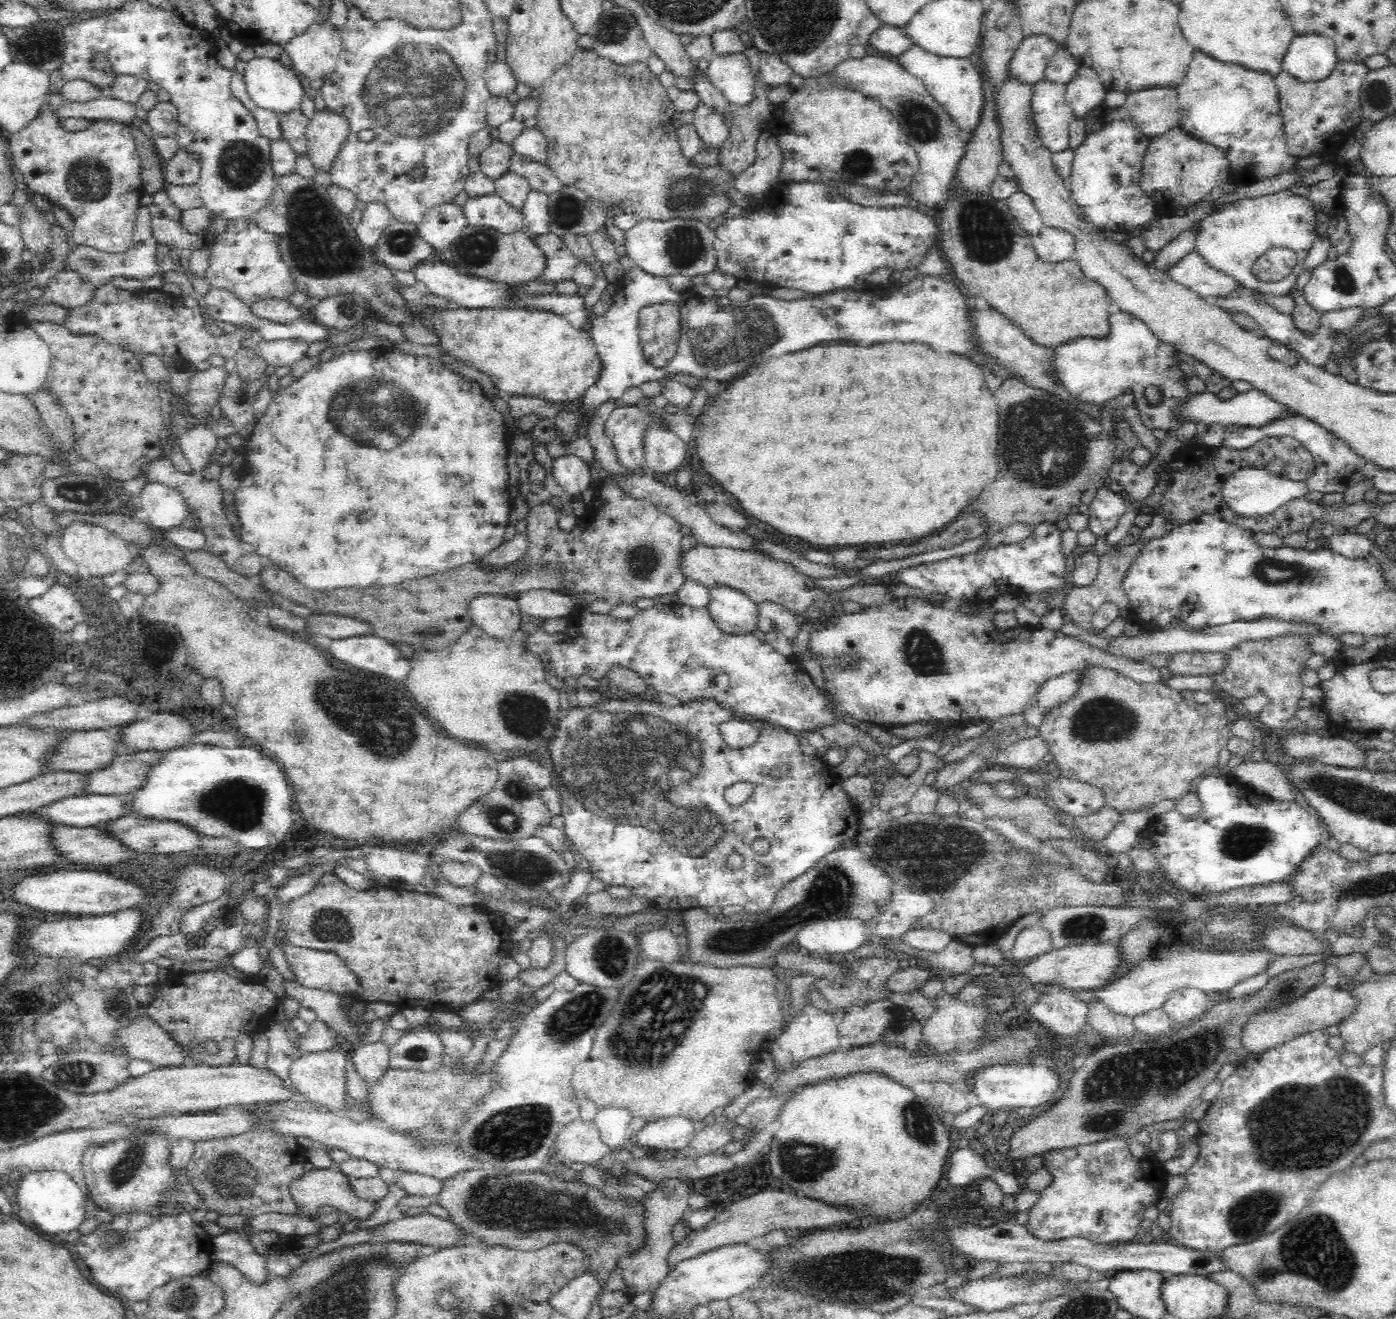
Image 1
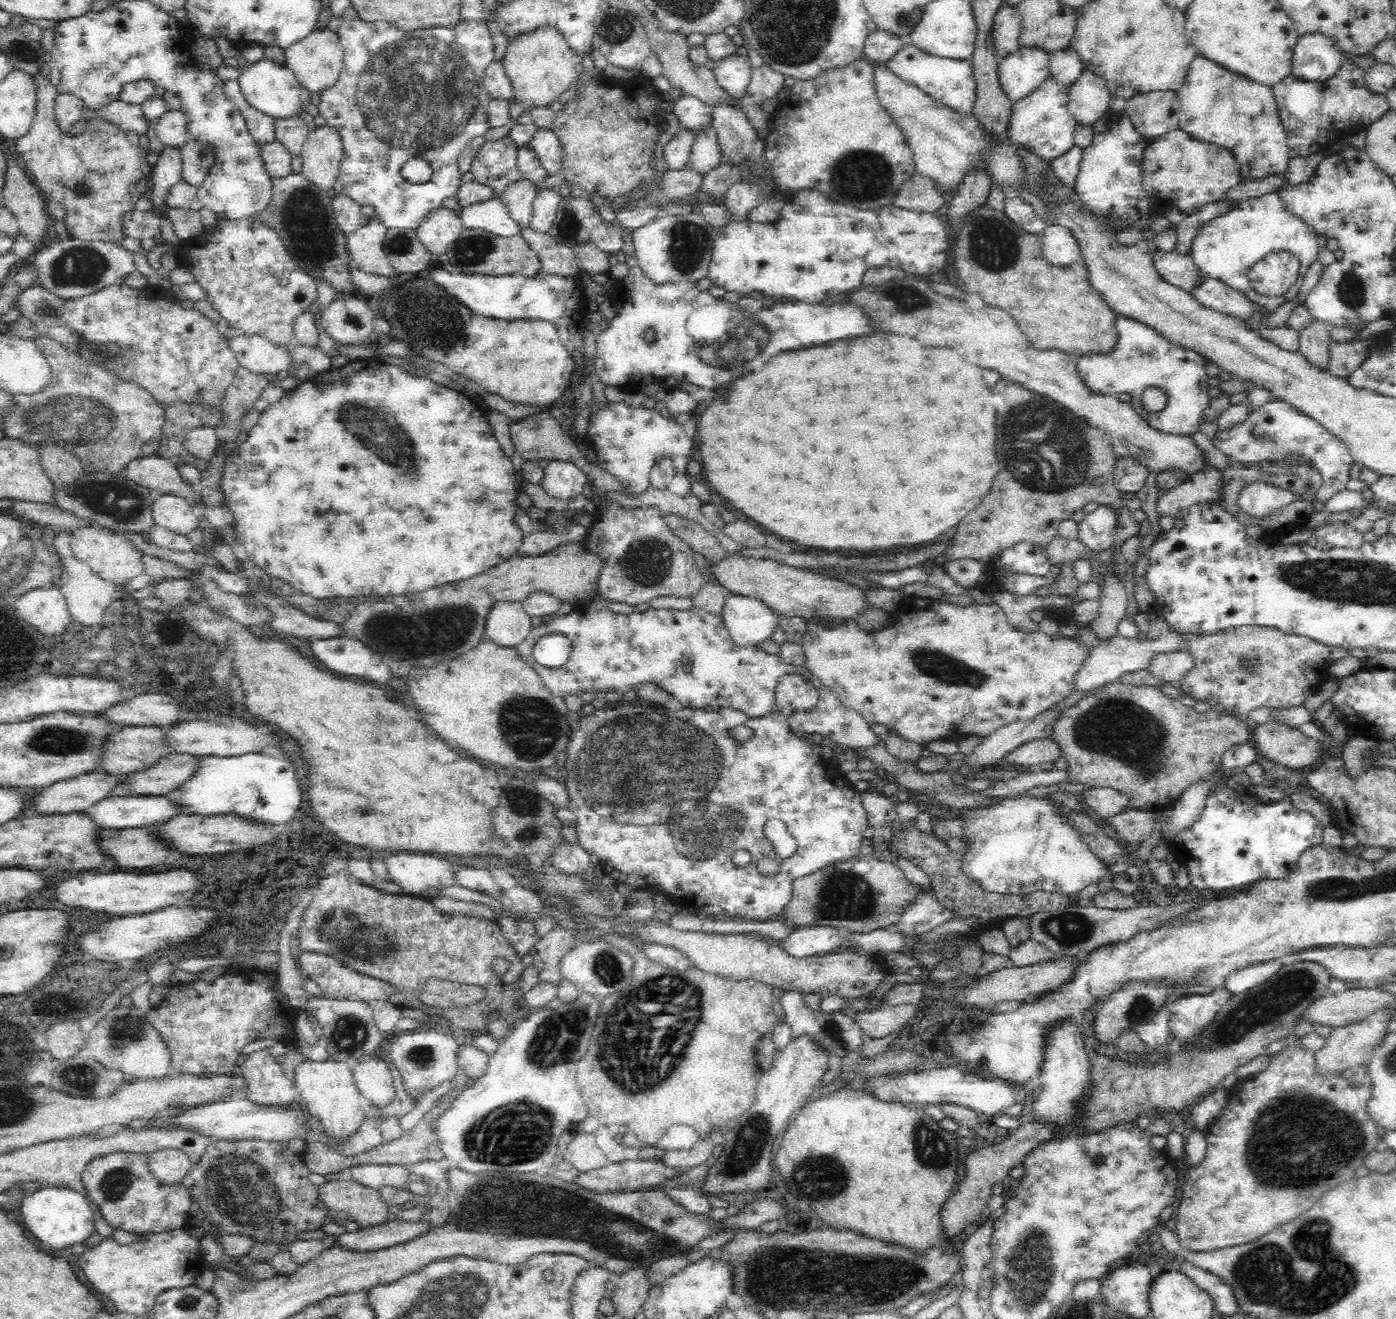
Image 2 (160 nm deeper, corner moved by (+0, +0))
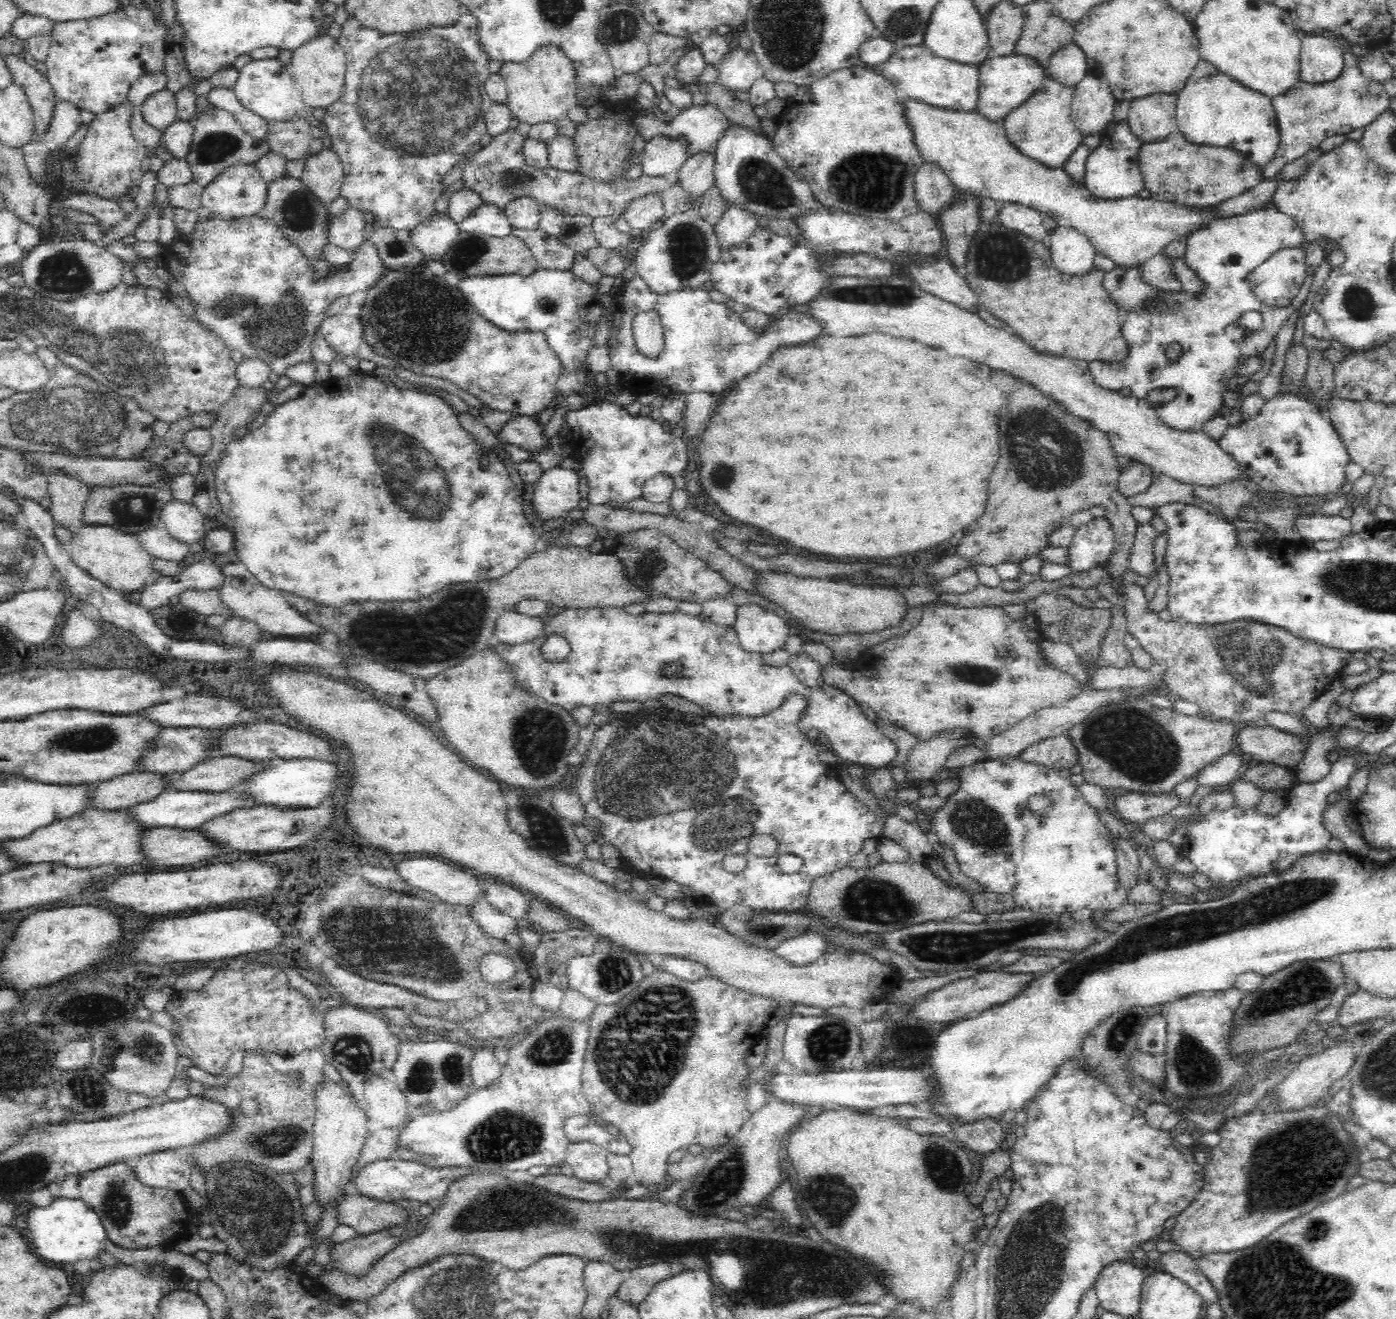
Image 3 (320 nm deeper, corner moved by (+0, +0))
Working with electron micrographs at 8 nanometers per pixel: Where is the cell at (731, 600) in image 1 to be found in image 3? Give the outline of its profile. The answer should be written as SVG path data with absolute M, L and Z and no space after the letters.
M746 604L736 607L732 628L746 652L769 653L784 647L790 636L786 620L774 612Z

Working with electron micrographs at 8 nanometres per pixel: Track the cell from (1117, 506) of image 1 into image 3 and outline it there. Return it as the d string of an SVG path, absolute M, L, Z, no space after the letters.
M1092 517L1080 525L1068 546L1069 562L1073 574L1106 564L1114 544L1114 531L1106 518Z

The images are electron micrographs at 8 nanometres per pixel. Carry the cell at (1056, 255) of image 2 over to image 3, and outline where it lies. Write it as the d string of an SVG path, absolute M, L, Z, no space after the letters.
M1057 226L1052 229L1048 248L1051 261L1060 272L1082 275L1094 268L1095 247L1075 228Z

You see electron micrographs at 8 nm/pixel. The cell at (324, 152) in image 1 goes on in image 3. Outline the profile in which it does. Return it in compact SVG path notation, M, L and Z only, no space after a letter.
M323 146L316 154L308 154L304 158L304 164L301 181L329 208L339 196L345 176L340 155L334 147Z

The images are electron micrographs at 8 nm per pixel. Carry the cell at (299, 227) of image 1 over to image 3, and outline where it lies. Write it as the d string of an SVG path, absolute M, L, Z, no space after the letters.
M284 175L282 178L269 182L266 206L258 212L260 218L271 221L284 234L288 242L302 251L304 258L310 263L312 260L326 260L324 249L329 244L328 224L332 215L328 213L326 205L298 178Z

